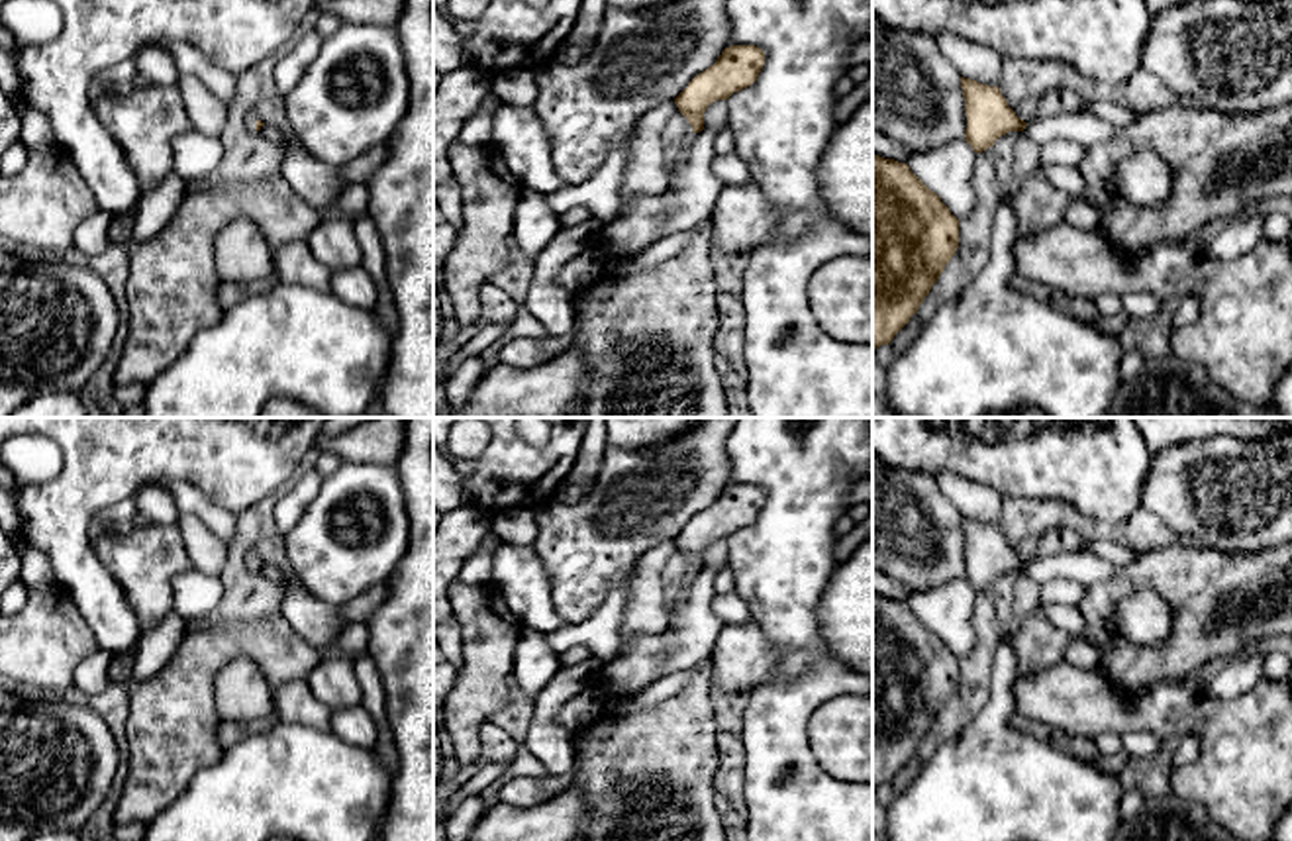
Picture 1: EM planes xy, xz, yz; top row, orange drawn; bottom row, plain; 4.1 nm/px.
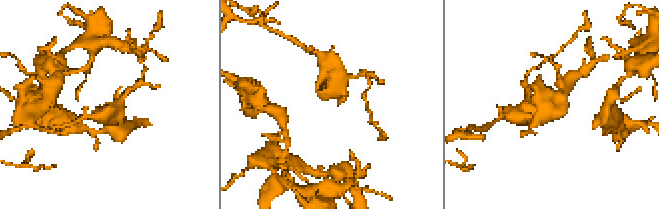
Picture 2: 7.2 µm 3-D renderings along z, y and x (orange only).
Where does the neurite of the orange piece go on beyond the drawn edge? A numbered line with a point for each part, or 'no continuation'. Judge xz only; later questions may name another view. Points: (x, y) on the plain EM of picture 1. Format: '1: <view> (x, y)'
no continuation

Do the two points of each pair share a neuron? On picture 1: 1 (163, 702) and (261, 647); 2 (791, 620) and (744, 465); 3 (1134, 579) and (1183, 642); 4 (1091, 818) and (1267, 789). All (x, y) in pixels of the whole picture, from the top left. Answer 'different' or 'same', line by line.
1: same
2: same
3: same
4: different

